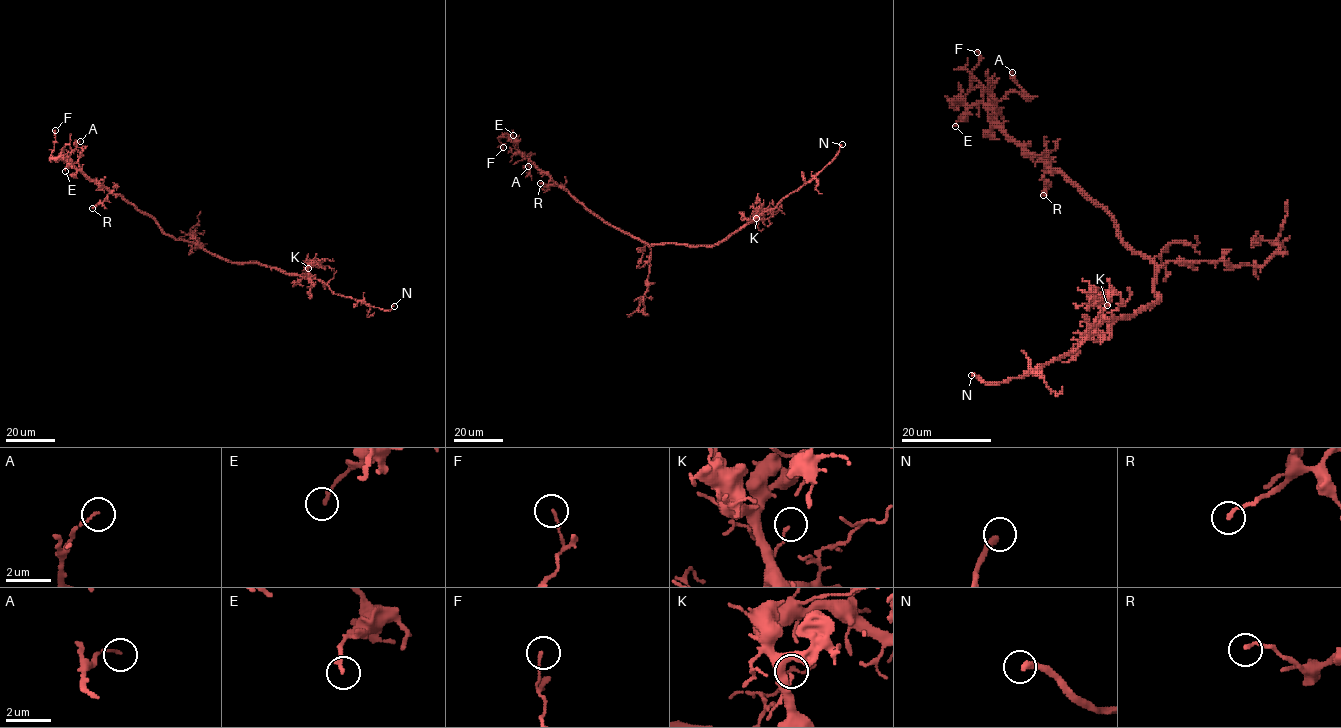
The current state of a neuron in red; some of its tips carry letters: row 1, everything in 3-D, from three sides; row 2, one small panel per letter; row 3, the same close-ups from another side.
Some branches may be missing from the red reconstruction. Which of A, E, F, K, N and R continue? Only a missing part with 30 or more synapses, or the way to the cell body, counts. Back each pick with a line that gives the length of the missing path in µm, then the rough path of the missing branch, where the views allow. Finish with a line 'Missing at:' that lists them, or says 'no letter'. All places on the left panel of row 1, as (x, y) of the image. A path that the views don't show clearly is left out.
N: missing 20 µm; course (394, 306), (426, 310), (435, 317)
Missing at: N

